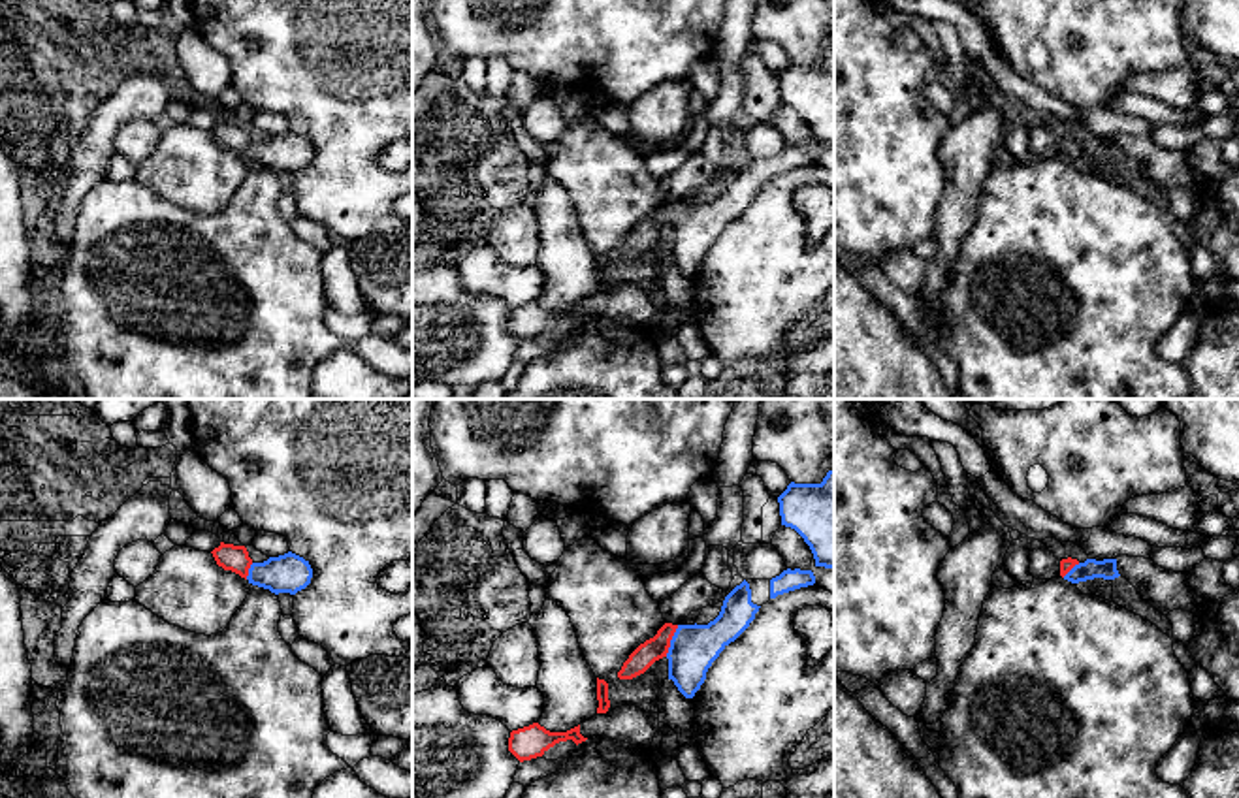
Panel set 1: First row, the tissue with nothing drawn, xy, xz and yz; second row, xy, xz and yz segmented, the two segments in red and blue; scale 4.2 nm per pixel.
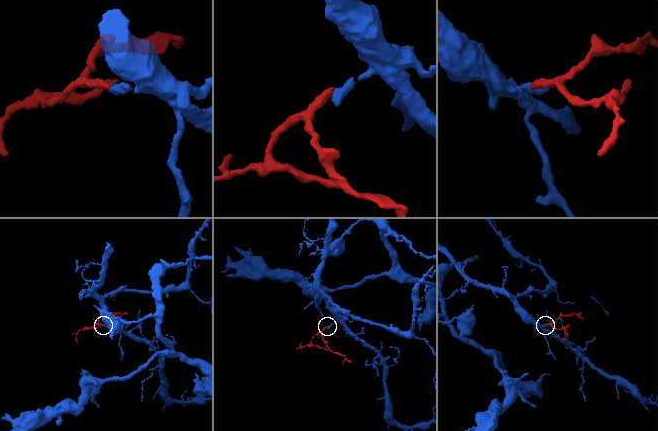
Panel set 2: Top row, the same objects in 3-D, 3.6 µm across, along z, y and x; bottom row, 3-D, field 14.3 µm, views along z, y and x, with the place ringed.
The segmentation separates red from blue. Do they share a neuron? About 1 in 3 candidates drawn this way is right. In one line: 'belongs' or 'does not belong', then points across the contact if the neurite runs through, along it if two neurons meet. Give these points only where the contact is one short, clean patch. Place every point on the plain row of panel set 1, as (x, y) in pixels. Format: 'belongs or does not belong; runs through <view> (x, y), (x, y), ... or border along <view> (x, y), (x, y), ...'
belongs; runs through xz (644, 234), (671, 217), (693, 226)

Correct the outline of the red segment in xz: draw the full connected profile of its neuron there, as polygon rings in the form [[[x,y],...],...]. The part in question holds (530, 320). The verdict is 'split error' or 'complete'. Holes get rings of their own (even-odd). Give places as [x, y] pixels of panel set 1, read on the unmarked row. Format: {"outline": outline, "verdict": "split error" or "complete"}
{"outline": [[[539,301],[510,311],[508,329],[520,339],[542,335],[550,326],[559,320],[572,318],[576,324],[586,320],[580,312],[580,303],[567,311],[550,311]]], "verdict": "complete"}

